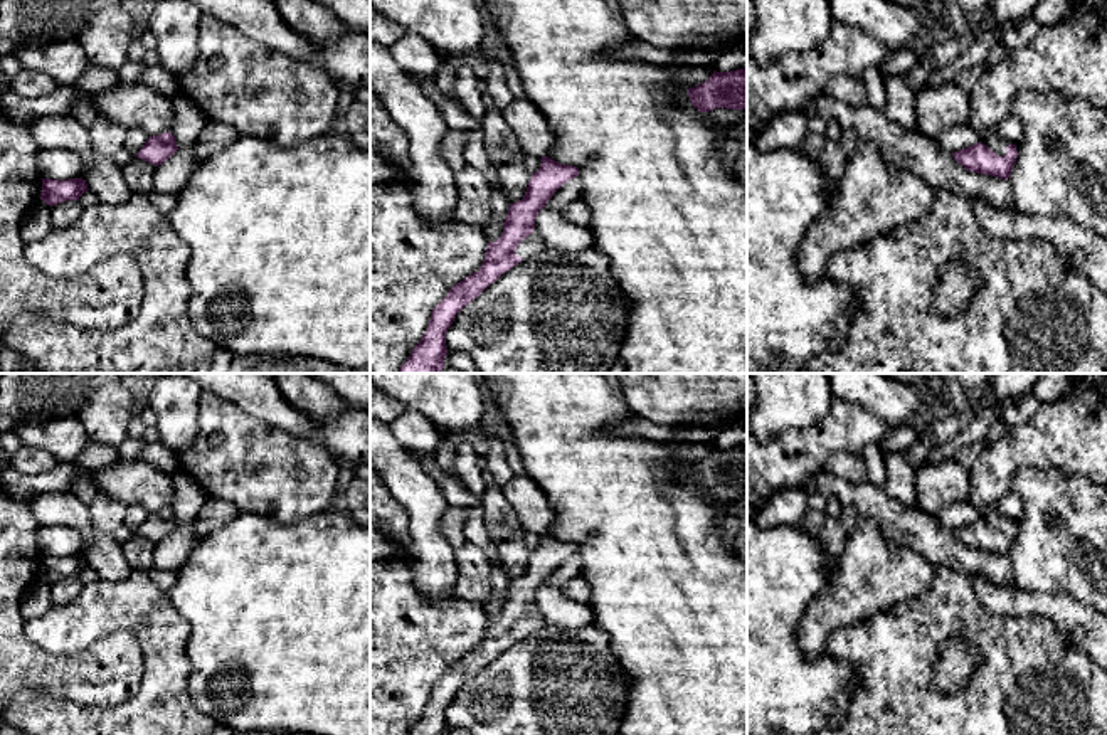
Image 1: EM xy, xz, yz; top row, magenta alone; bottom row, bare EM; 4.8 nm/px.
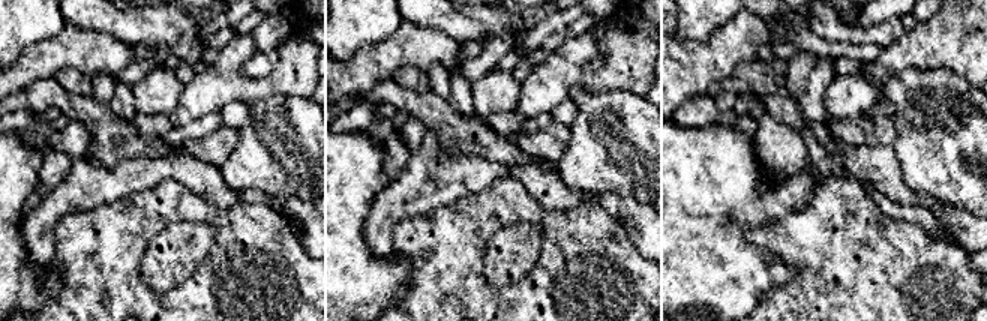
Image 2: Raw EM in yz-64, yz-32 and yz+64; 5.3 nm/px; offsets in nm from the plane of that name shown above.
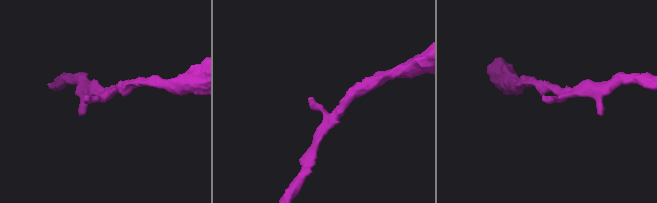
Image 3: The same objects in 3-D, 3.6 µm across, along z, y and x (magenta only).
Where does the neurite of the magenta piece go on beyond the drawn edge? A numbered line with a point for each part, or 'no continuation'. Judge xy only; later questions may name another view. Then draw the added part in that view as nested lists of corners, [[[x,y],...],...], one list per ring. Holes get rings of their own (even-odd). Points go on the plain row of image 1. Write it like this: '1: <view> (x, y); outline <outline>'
no continuation

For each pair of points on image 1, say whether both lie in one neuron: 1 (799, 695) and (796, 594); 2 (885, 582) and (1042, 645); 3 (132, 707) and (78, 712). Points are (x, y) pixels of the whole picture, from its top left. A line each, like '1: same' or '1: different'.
1: same
2: different
3: same

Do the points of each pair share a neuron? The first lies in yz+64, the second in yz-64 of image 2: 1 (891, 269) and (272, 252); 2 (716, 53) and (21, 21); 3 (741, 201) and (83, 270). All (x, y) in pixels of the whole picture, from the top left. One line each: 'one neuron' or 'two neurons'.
1: one neuron
2: two neurons
3: two neurons

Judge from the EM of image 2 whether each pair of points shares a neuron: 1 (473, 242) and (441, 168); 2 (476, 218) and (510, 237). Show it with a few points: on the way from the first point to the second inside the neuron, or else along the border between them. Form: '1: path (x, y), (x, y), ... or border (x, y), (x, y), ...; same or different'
1: border (450, 204), (417, 216); different
2: border (500, 230), (494, 234); different

